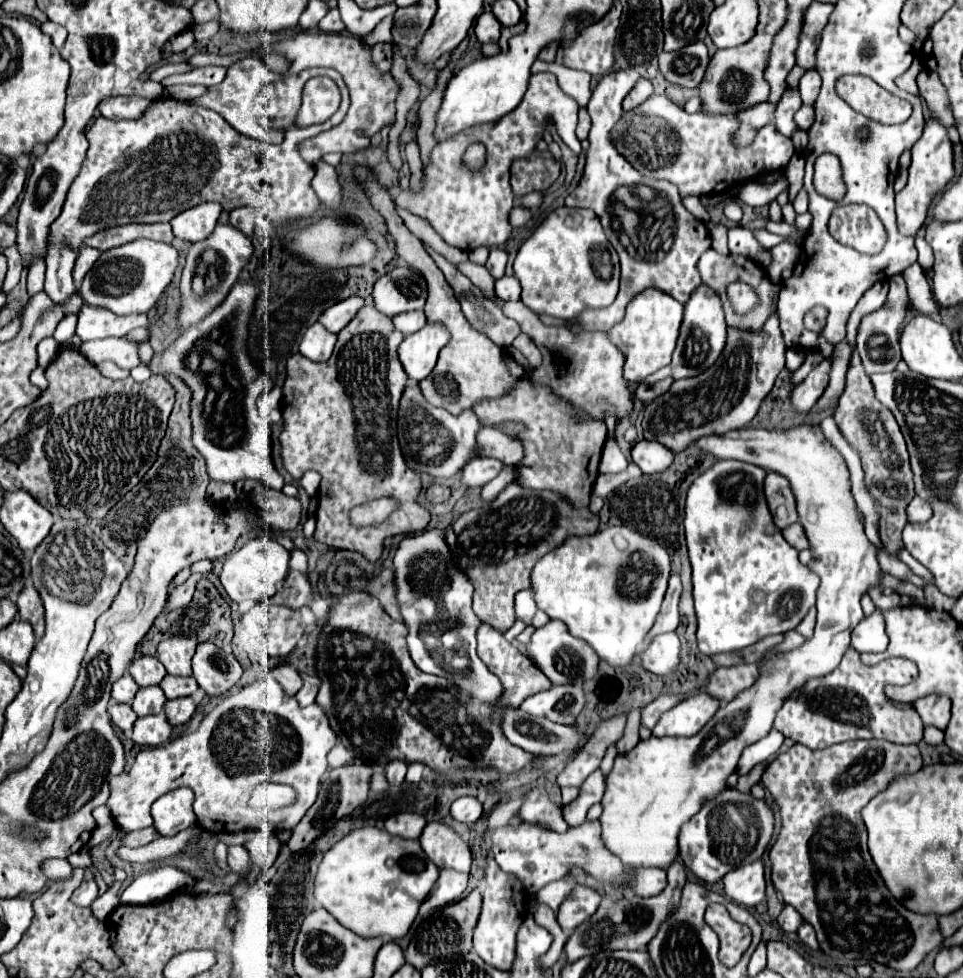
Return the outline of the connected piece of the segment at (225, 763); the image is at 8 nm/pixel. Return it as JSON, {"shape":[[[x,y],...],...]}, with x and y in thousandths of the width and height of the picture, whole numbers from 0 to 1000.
{"shape":[[[266,696],[231,715],[210,735],[204,747],[168,764],[145,768],[135,786],[135,805],[131,809],[116,809],[110,823],[127,852],[152,848],[158,844],[156,823],[172,809],[191,803],[204,813],[204,842],[212,850],[233,852],[245,844],[247,848],[258,848],[258,805],[272,799],[287,799],[309,809],[309,819],[301,825],[301,831],[289,835],[291,848],[301,848],[328,819],[332,794],[341,786],[339,772],[347,762],[349,752],[339,739],[336,727],[328,719],[312,725],[309,717],[299,713],[287,696]]]}

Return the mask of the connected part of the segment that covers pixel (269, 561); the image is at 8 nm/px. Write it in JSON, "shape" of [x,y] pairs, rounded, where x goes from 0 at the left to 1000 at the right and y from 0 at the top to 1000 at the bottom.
{"shape":[[[270,547],[260,551],[249,563],[245,563],[235,572],[228,586],[228,596],[243,617],[251,617],[258,612],[268,617],[274,610],[287,608],[289,598],[299,590],[301,584],[299,576],[301,576],[301,563],[295,561],[291,555],[287,555],[287,551],[282,551],[280,547]]]}

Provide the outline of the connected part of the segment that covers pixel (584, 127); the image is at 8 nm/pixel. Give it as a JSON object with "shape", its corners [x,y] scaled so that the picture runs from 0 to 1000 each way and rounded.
{"shape":[[[609,109],[602,111],[602,126],[600,126],[600,142],[609,142],[613,134],[613,118],[609,116]]]}

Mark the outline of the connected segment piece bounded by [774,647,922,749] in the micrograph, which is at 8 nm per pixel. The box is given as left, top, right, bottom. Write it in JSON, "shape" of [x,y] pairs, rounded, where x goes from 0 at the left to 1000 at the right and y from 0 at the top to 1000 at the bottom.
{"shape":[[[885,662],[879,664],[872,680],[852,692],[852,694],[839,694],[831,704],[827,704],[810,723],[804,735],[804,745],[808,745],[814,754],[822,756],[825,760],[831,760],[839,766],[856,766],[874,758],[883,756],[920,756],[924,760],[933,762],[947,762],[955,760],[957,756],[957,737],[947,722],[930,725],[927,719],[920,713],[918,702],[924,698],[924,678],[926,674],[918,674],[912,680],[895,680],[893,668]]]}

